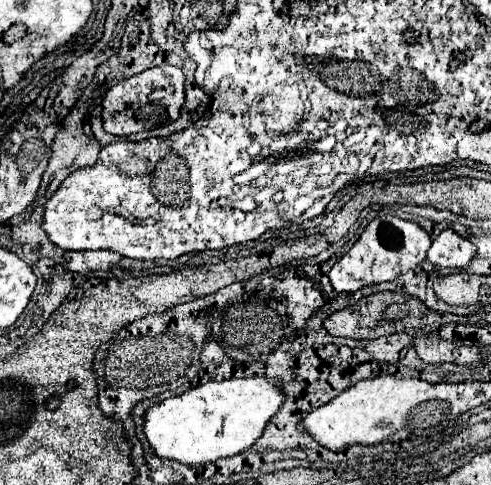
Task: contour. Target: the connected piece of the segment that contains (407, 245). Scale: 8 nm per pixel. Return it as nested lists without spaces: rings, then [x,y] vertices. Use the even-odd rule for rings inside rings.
[[[379,216],[366,226],[352,250],[348,250],[348,254],[338,258],[338,262],[332,266],[332,270],[328,272],[330,284],[336,292],[352,294],[366,284],[396,280],[398,276],[406,274],[408,270],[424,262],[430,244],[430,236],[418,224],[396,216]]]

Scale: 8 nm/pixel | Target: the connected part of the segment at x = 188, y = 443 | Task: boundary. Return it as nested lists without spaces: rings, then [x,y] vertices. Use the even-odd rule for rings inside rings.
[[[264,376],[206,382],[150,406],[142,416],[144,434],[154,456],[194,468],[248,450],[262,436],[266,422],[278,412],[282,402],[280,384]]]

